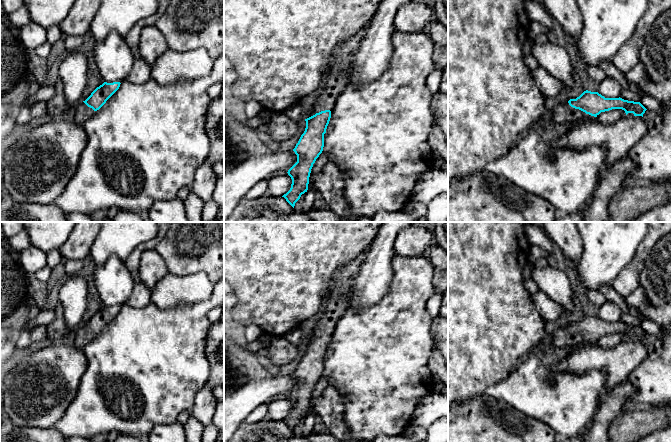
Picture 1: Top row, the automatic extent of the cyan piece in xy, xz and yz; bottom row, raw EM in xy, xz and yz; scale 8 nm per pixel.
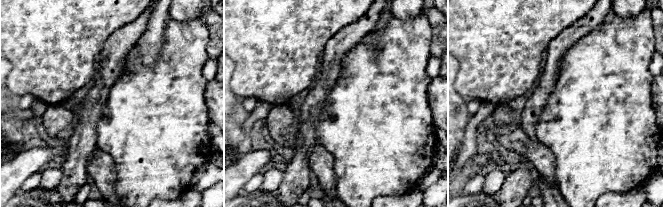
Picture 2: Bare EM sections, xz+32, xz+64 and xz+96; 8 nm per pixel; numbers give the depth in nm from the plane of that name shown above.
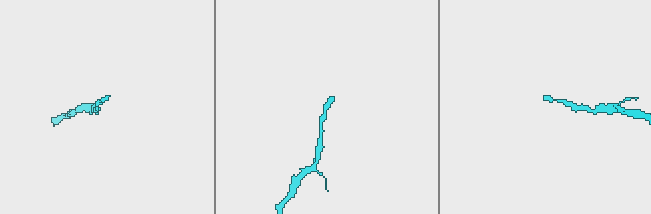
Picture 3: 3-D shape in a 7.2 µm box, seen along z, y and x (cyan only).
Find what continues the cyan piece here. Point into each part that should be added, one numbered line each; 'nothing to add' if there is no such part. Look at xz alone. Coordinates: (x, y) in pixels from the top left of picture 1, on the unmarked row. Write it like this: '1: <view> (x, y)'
1: xz (334, 306)

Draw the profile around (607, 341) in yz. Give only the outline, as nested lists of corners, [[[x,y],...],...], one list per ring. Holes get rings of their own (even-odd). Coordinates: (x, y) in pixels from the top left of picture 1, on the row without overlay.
[[[612,333],[609,335],[601,336],[597,339],[596,343],[603,348],[611,348],[615,345],[626,340],[626,337],[622,333]]]

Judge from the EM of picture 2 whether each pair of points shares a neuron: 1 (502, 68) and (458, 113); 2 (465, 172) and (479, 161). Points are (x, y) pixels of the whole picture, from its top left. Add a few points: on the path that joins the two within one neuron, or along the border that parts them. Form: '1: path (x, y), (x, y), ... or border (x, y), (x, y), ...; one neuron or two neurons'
1: border (458, 93), (462, 96); two neurons
2: path (468, 170), (476, 162); one neuron

